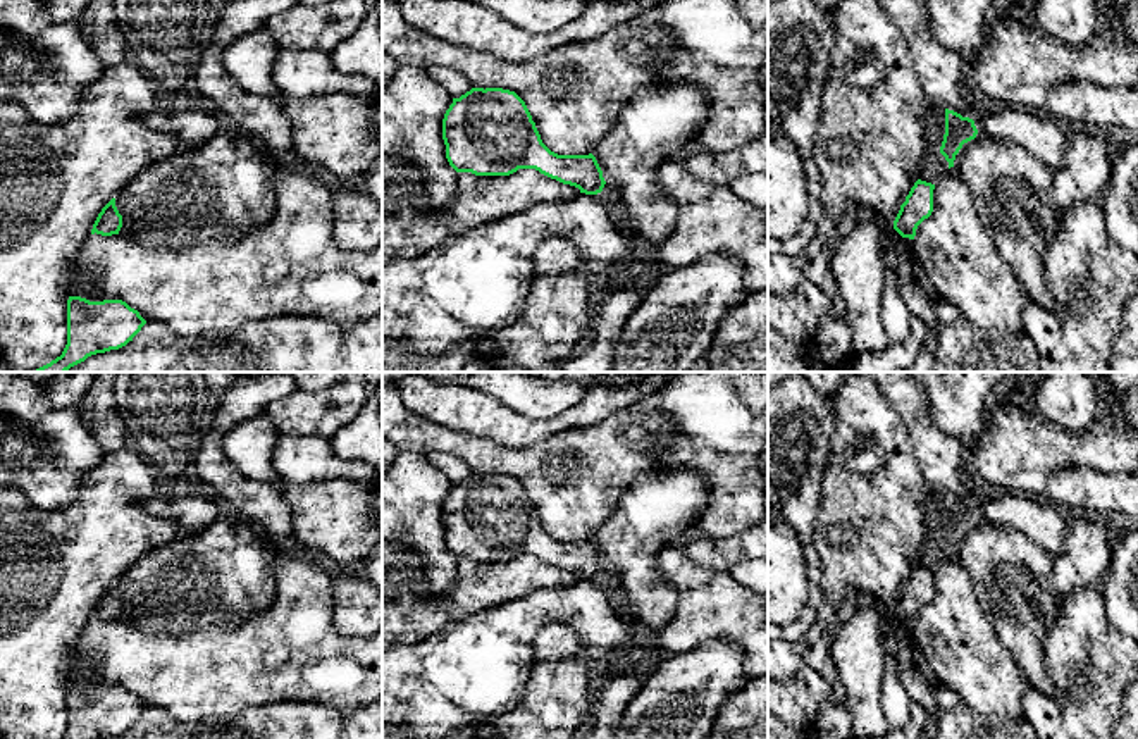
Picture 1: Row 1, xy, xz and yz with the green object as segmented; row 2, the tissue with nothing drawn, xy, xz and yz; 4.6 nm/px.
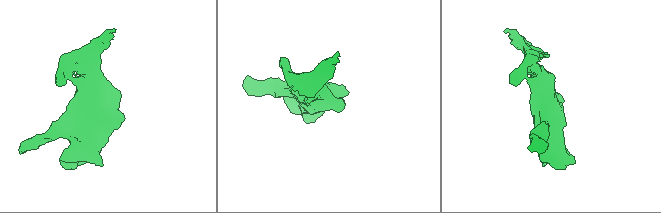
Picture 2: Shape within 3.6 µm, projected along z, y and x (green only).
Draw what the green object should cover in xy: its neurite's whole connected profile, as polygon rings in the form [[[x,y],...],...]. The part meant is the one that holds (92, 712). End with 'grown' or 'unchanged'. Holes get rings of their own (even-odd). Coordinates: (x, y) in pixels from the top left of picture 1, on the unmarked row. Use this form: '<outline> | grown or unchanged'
[[[67,686],[67,730],[62,739],[105,739],[126,732],[146,706],[122,686]]] | unchanged

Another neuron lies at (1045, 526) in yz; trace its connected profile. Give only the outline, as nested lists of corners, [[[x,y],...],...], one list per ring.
[[[999,493],[978,500],[974,512],[985,522],[1019,531],[1050,556],[1064,551],[1067,517],[1054,503],[1040,505],[1024,494]]]

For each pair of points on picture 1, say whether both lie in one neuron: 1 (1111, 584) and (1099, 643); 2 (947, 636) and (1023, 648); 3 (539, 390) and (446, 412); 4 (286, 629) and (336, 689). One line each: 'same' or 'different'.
1: different
2: different
3: different
4: same

